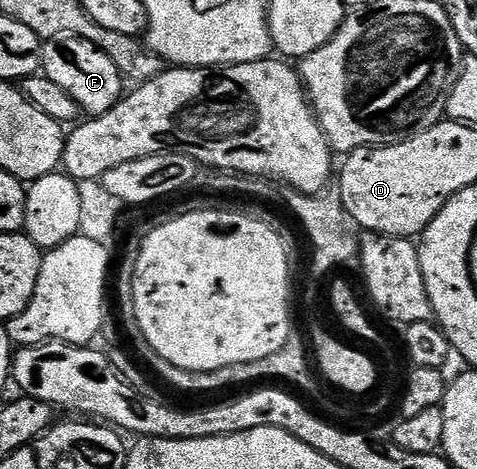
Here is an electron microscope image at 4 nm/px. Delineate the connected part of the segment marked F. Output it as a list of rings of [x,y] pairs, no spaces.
[[[64,36],[44,41],[42,73],[53,80],[53,84],[65,88],[65,92],[77,100],[80,111],[87,116],[109,112],[125,94],[125,79],[117,64],[113,64],[101,48],[89,44],[89,40],[84,38]]]

